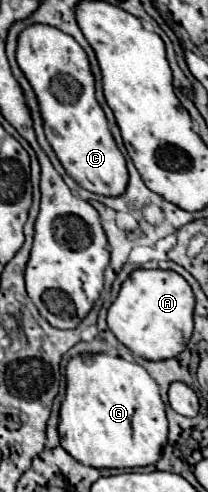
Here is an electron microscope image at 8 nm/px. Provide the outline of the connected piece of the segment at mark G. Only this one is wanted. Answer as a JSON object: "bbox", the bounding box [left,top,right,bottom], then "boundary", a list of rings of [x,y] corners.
{"bbox":[60,354,168,468],"boundary":[[[82,354],[66,366],[66,398],[60,406],[60,442],[64,450],[84,466],[92,468],[136,468],[156,464],[168,440],[168,422],[158,384],[136,362],[108,354]]]}

